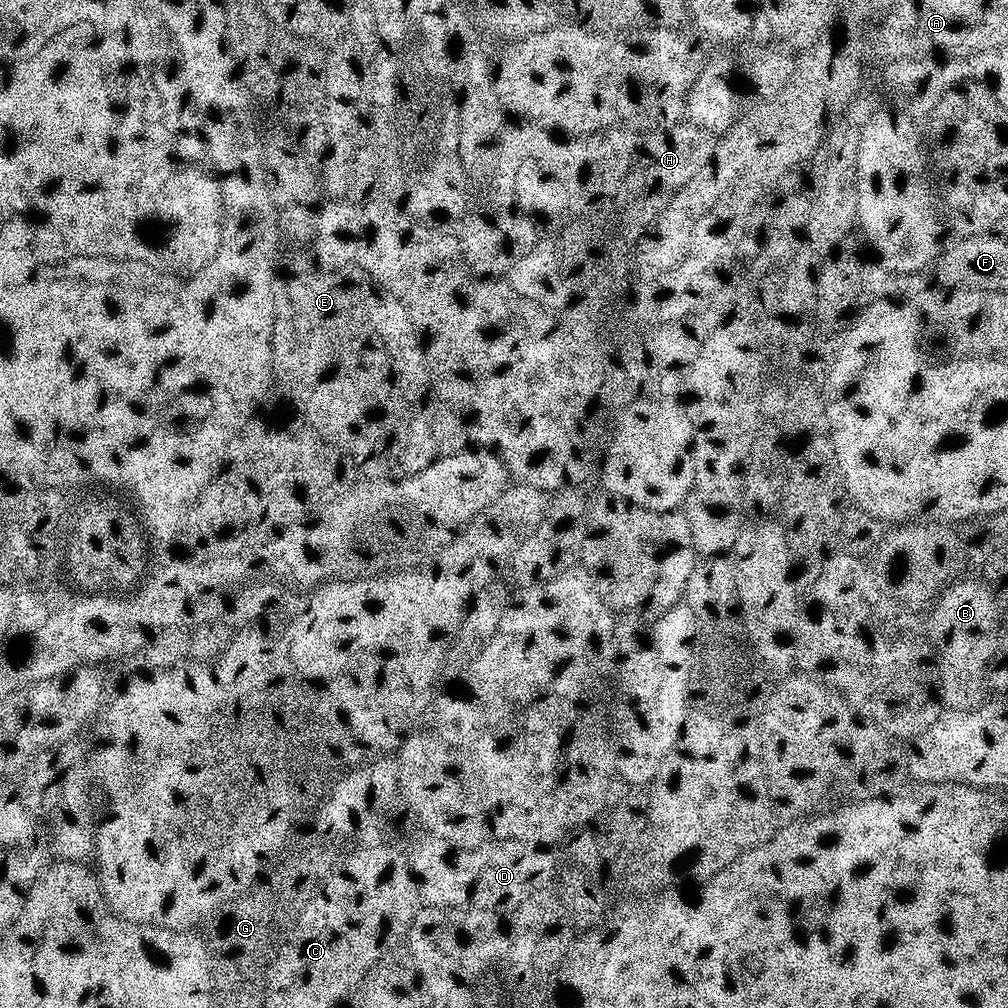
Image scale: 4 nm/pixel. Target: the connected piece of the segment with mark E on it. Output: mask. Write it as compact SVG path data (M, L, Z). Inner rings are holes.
M311 259L300 260L289 272L281 271L272 283L274 290L274 334L272 335L272 375L275 387L293 404L300 419L305 420L313 430L328 444L333 444L346 454L353 465L361 468L363 475L368 478L399 478L413 476L436 459L434 434L430 430L430 381L428 364L424 360L422 337L416 331L410 314L406 314L406 306L398 302L387 292L367 279L347 280L344 274L336 270L325 270L317 266Z

